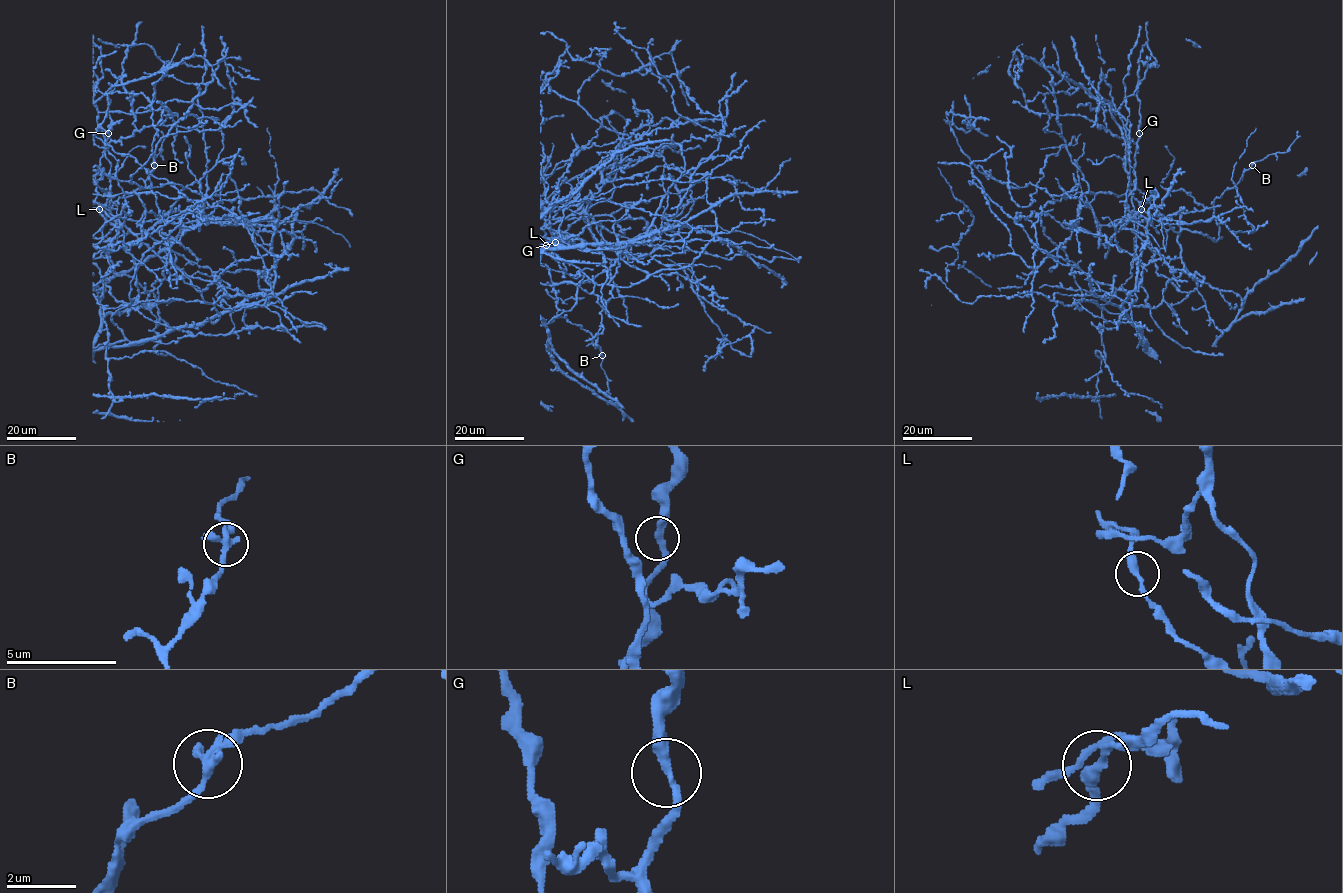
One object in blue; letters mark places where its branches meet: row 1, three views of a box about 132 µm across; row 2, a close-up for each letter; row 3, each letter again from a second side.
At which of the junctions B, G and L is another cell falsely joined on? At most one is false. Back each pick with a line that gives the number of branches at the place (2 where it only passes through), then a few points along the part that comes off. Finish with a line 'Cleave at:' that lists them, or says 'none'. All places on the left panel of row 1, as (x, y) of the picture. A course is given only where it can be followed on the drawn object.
B: 2 branches meet; foreign part runs (154, 164), (154, 159), (161, 152), (164, 137), (161, 130)
Cleave at: B

